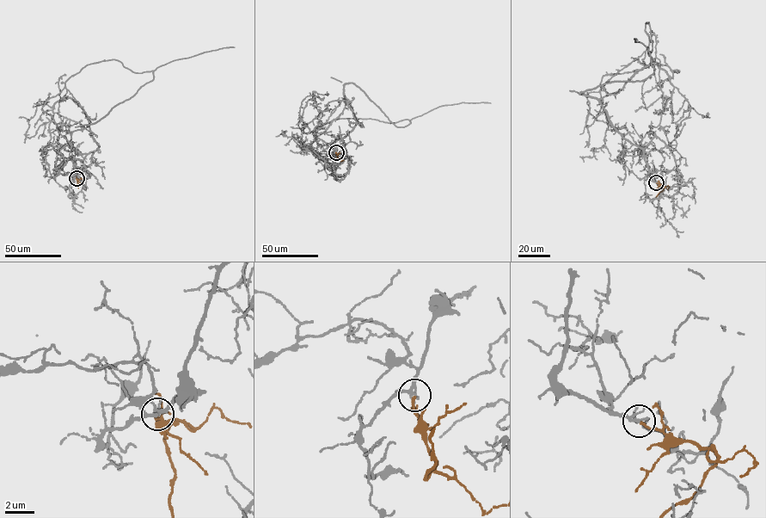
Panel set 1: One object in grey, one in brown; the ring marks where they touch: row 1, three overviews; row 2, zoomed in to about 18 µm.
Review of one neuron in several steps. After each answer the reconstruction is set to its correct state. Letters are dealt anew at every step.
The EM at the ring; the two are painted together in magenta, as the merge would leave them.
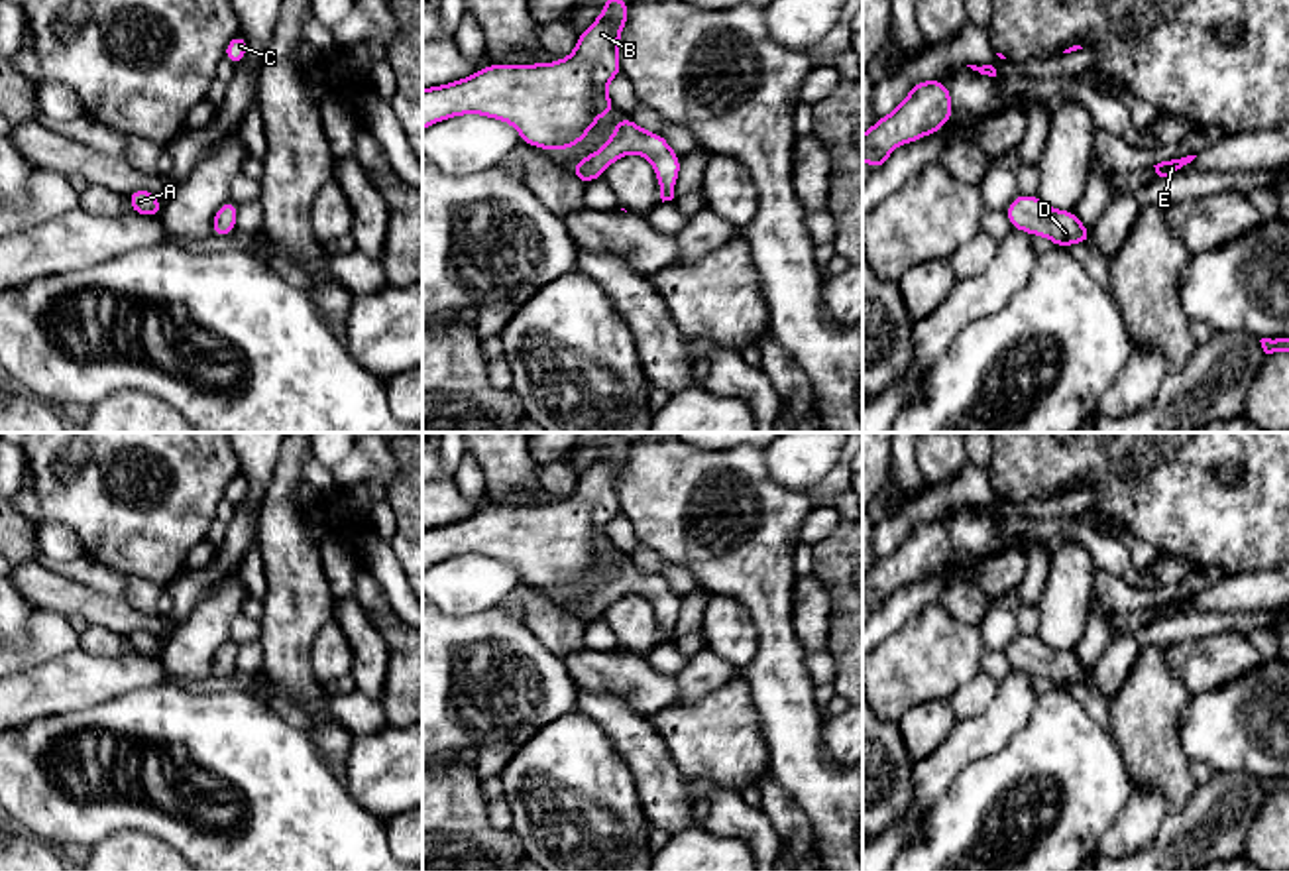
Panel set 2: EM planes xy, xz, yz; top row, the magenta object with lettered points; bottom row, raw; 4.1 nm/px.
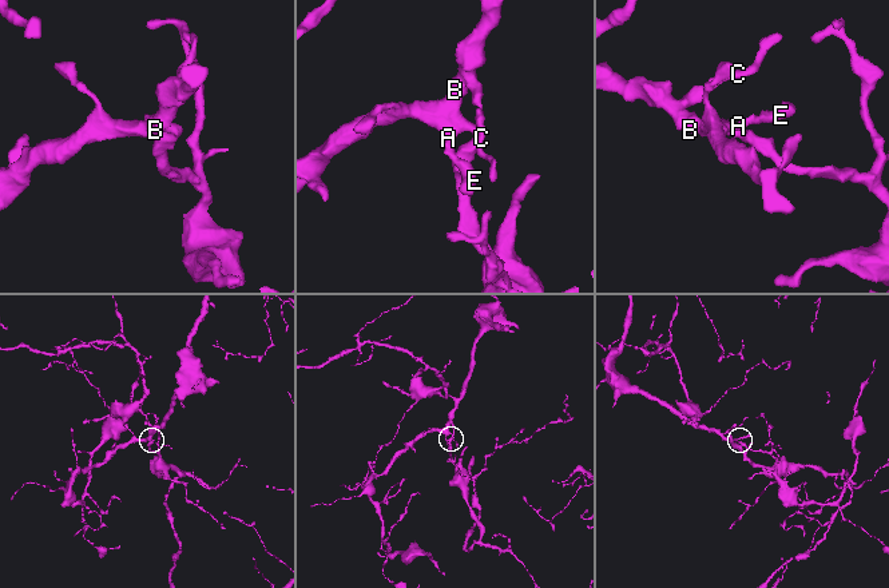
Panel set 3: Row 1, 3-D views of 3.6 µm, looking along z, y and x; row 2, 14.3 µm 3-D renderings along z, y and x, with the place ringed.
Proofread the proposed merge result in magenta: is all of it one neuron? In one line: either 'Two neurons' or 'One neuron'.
One neuron

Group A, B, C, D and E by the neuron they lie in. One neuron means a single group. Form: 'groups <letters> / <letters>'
groups A B C D E

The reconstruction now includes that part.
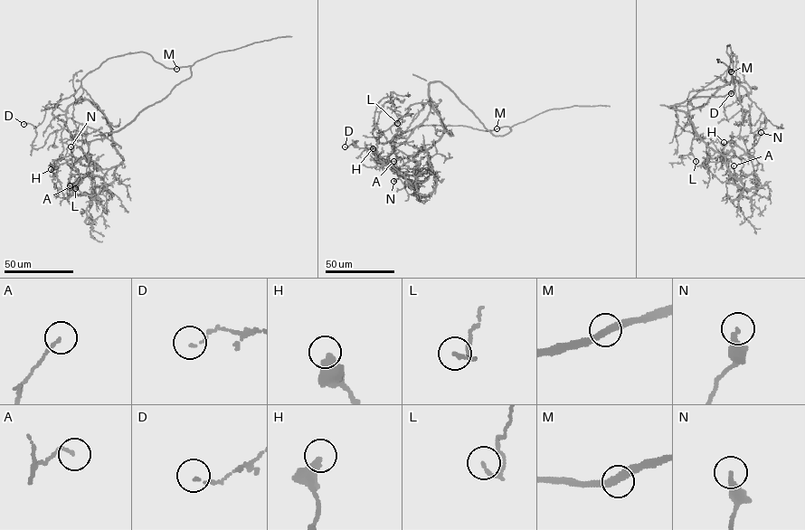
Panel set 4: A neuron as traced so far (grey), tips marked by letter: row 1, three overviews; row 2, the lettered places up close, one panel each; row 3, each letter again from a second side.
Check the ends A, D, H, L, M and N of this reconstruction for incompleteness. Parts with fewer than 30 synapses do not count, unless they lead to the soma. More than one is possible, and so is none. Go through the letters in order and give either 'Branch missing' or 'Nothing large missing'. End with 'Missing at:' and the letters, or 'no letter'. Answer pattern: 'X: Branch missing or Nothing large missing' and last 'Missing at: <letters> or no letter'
A: Nothing large missing
D: Nothing large missing
H: Nothing large missing
L: Nothing large missing
M: Nothing large missing
N: Nothing large missing
Missing at: no letter

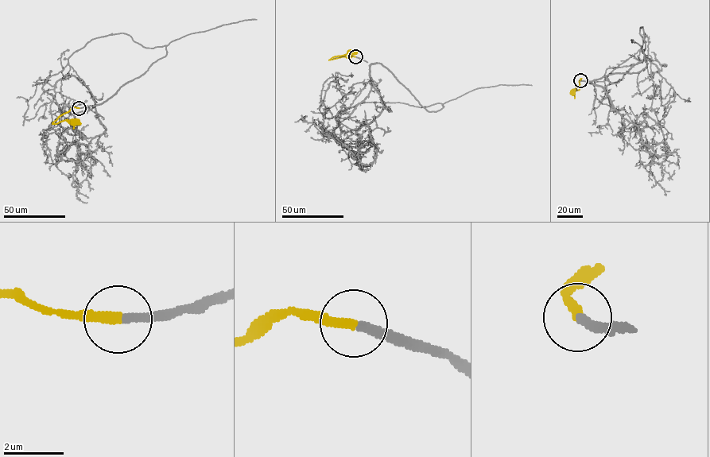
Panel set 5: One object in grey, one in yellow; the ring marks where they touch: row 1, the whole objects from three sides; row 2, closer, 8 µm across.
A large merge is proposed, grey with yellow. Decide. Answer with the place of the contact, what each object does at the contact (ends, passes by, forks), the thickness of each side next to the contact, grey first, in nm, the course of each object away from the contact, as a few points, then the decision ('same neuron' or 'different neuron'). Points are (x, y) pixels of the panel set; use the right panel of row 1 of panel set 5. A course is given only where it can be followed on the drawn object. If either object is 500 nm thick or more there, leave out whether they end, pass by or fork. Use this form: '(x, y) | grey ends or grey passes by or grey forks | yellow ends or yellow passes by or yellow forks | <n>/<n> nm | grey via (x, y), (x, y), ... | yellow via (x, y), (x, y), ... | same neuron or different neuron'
(580, 80) | grey ends | yellow ends | 300/320 nm | grey via (580, 80), (606, 87), (610, 73), (642, 48), (646, 56), (606, 70), (605, 94), (594, 107), (592, 125) | yellow via (580, 80), (579, 89), (572, 91) | same neuron

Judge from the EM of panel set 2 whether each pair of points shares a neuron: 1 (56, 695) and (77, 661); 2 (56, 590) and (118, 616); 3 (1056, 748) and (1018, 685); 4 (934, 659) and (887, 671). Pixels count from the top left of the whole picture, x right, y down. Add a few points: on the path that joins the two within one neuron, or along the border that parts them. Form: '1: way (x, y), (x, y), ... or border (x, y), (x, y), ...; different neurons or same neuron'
1: way (63, 687), (77, 669); same neuron
2: way (71, 598), (103, 610); same neuron
3: border (1038, 696), (1028, 720), (1005, 744); different neurons
4: way (922, 661), (898, 671); same neuron

